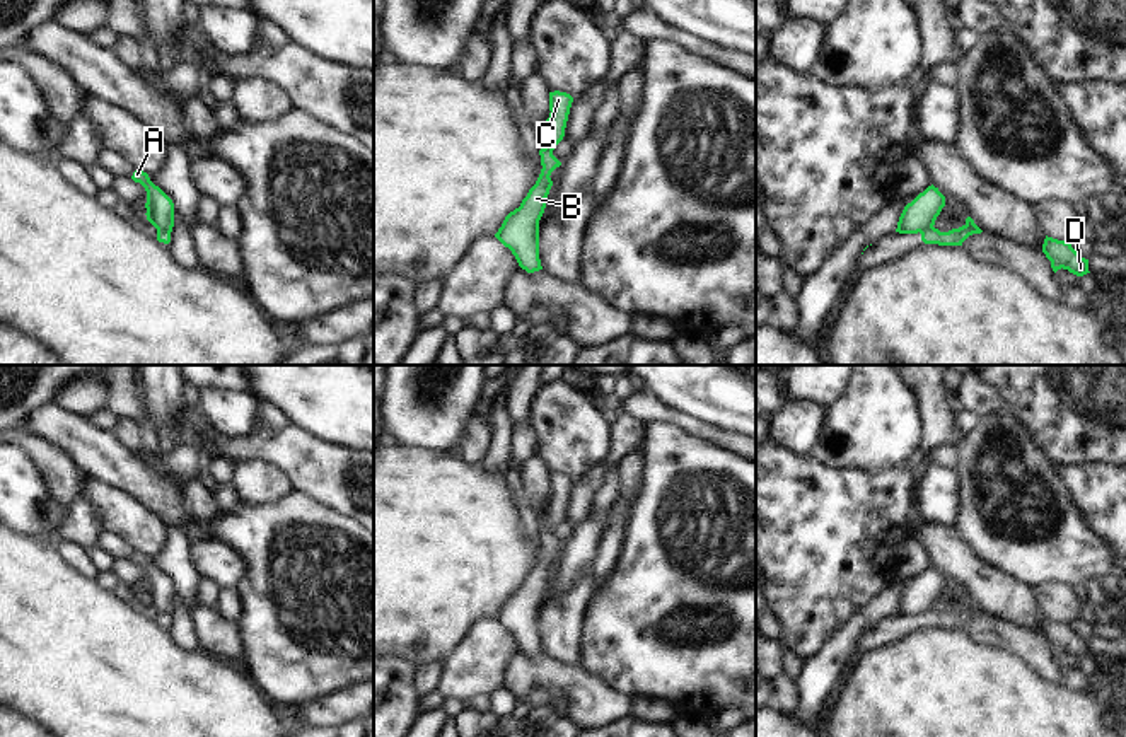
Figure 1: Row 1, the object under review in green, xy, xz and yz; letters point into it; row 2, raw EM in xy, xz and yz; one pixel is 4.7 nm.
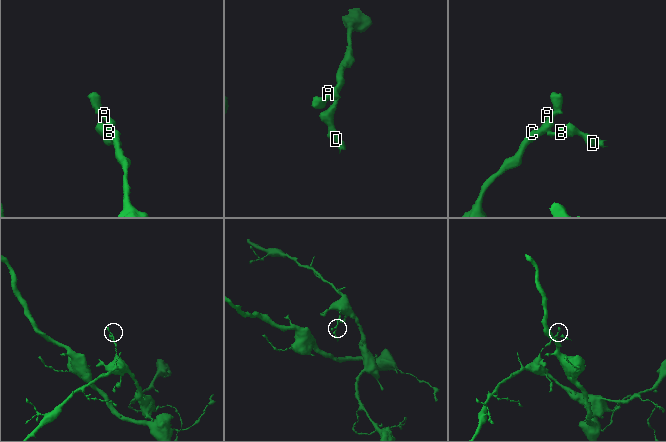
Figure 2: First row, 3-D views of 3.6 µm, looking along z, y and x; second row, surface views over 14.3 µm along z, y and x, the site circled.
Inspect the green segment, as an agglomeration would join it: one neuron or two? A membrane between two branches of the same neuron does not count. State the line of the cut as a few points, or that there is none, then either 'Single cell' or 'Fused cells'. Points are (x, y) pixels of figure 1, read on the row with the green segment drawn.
Split along yz (932, 226), (920, 232). Fused cells.

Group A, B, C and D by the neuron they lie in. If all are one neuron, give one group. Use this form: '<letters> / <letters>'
A C / B D

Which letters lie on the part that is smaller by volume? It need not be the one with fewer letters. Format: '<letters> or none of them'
B, D

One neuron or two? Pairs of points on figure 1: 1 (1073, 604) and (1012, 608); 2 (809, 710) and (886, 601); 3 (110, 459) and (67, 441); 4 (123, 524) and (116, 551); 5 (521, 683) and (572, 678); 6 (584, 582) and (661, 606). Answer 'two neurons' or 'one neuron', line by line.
1: two neurons
2: one neuron
3: one neuron
4: two neurons
5: one neuron
6: two neurons

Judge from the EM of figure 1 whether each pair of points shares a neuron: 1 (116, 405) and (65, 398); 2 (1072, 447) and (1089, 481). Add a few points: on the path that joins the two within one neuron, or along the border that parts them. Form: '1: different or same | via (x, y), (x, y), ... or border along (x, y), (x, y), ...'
1: different | border along (110, 394), (103, 406)
2: different | border along (1108, 463), (1055, 466)

